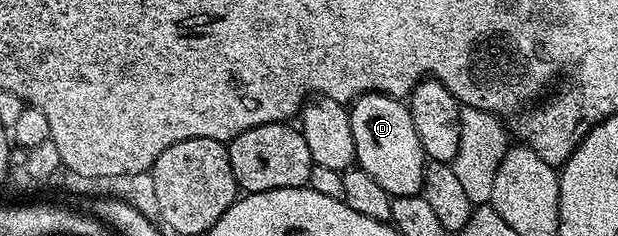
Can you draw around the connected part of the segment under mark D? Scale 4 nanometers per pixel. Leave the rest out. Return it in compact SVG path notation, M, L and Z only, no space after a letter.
M375 91L362 95L348 107L352 121L352 141L356 141L354 154L357 166L370 174L390 196L417 195L423 190L426 154L412 125L412 113L401 99L381 95Z

